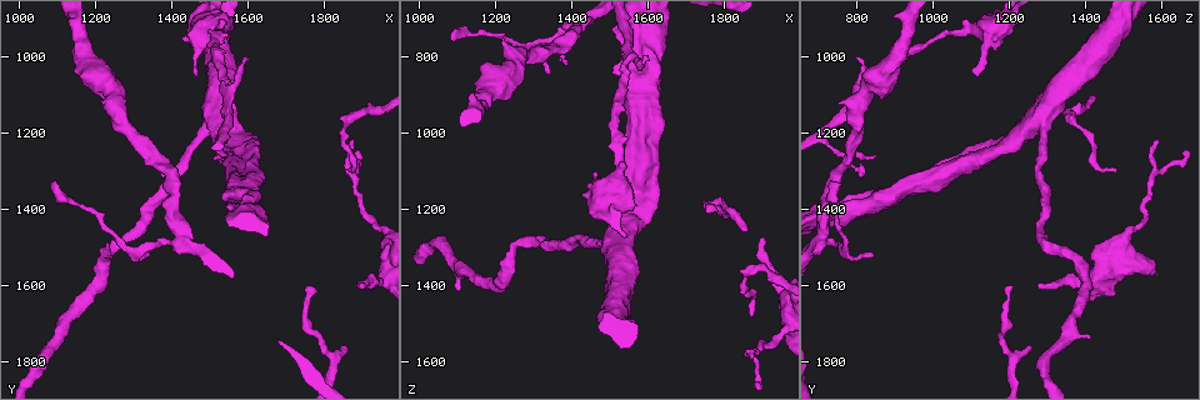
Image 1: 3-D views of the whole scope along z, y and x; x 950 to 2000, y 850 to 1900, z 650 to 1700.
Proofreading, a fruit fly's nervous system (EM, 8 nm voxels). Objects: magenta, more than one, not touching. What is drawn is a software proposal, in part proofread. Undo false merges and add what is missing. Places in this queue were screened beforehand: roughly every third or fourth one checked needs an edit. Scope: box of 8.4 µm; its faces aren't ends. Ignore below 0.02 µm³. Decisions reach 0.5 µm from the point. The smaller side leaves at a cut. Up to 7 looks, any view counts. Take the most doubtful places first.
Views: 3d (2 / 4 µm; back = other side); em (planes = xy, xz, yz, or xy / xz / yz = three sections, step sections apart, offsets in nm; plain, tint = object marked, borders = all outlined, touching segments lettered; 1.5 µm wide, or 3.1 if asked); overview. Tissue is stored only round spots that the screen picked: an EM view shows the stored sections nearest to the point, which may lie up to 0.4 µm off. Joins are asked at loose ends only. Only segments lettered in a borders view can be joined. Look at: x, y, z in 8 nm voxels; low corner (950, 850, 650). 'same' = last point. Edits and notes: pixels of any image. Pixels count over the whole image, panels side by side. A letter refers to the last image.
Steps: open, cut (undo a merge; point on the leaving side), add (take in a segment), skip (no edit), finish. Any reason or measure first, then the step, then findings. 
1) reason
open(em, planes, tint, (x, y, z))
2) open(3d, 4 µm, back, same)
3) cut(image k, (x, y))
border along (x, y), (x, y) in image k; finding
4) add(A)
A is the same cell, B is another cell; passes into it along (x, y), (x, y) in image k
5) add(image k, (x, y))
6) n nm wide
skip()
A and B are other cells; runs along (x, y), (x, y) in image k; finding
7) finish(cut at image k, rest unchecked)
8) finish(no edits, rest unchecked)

calibre changes
open(em, planes, borders, (1940, 1595, 1395))

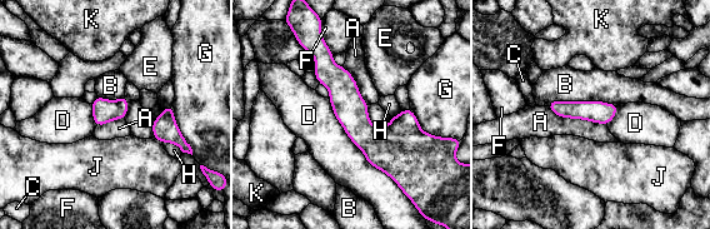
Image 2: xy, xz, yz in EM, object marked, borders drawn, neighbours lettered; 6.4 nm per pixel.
140 nm wide
skip()
A, B, C, D, E, F, G, H, J and K are other cells; border along (546, 105), (560, 117), (606, 125) in image 2; all the same neuron

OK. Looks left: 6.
an open end
open(em, xz, step 4, borders, (1855, 1765, 1260))

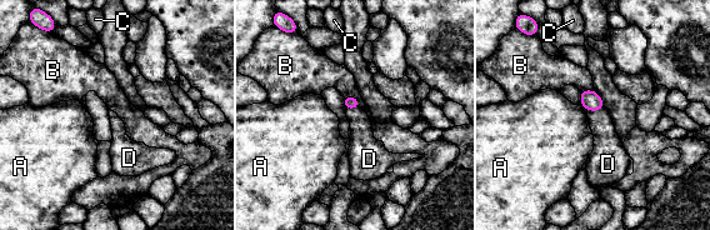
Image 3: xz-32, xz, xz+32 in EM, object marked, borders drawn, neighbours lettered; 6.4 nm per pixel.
open(em, planes, borders, same)

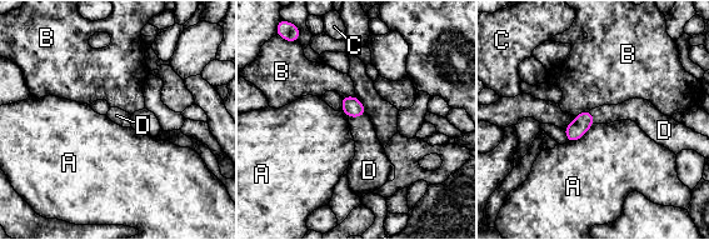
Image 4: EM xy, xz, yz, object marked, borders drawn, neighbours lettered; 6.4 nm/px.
add(D)
D is the same cell, A, B and C are other cells; passes into it along (351, 106), (357, 116), (369, 153) in image 4; it goes on there

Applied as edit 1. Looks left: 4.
see it whole again
open(overview)

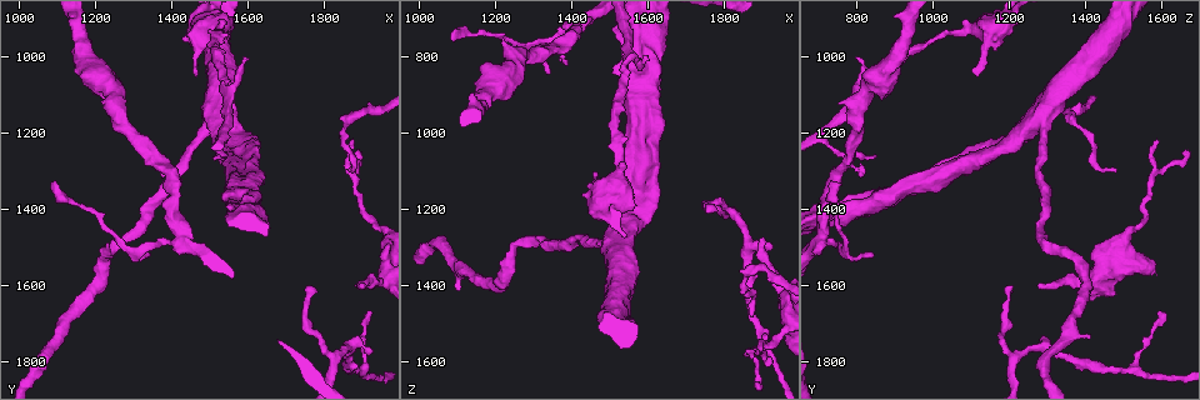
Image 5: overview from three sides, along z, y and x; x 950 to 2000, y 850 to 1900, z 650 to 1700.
branch stops here
open(em, xy, step 8, borders, (1455, 1035, 1105))

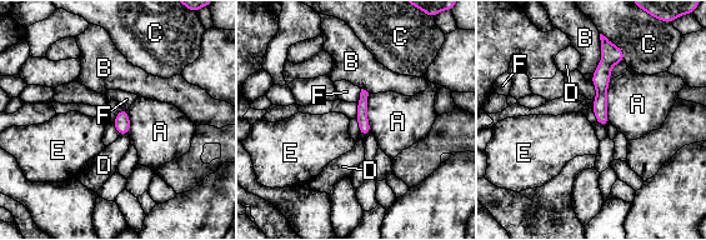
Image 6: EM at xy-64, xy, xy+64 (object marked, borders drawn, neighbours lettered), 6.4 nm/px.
80 nm wide
skip()
A, B, C, D, E and F are other cells; border along (120, 134), (128, 135) in image 6; no lettered segment goes on from it

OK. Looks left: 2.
finish(add at image 4, rest unchecked)

